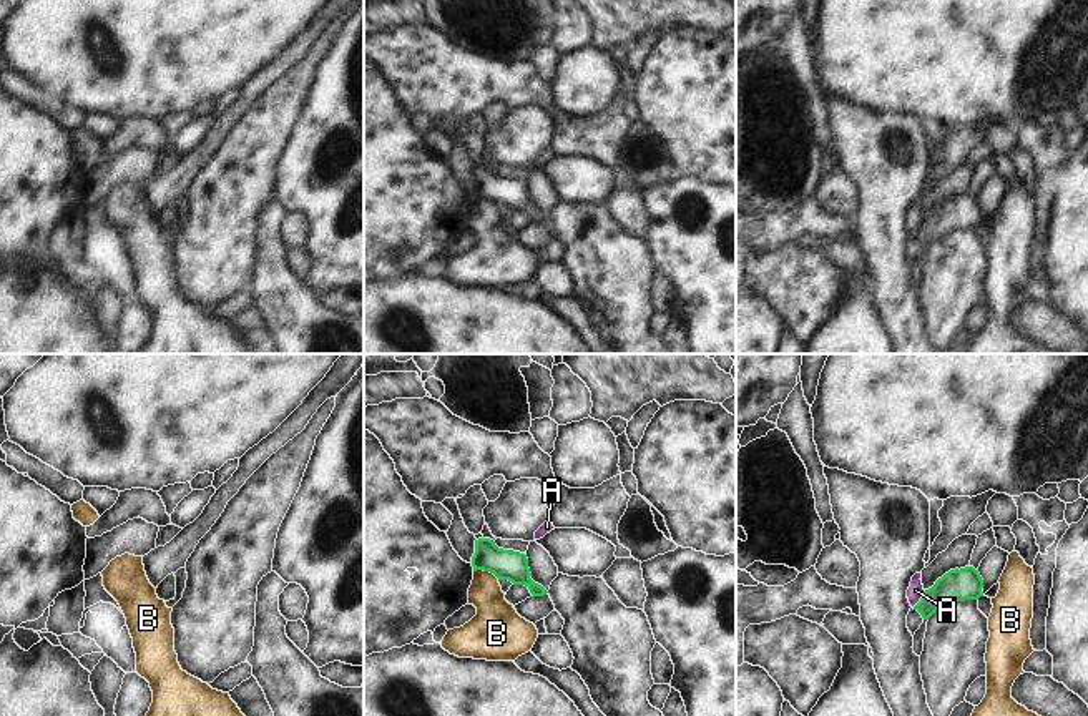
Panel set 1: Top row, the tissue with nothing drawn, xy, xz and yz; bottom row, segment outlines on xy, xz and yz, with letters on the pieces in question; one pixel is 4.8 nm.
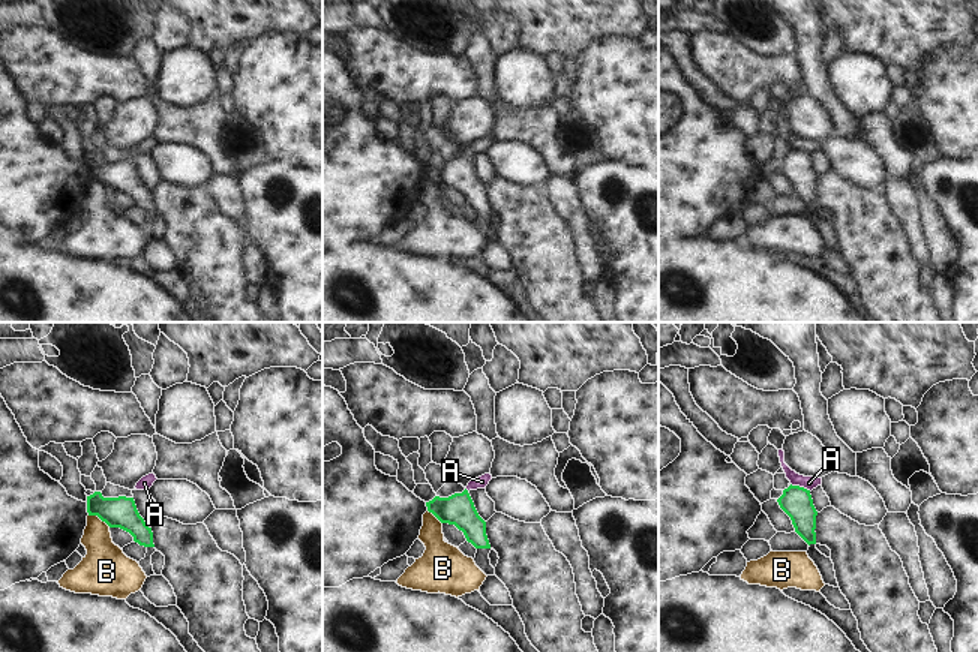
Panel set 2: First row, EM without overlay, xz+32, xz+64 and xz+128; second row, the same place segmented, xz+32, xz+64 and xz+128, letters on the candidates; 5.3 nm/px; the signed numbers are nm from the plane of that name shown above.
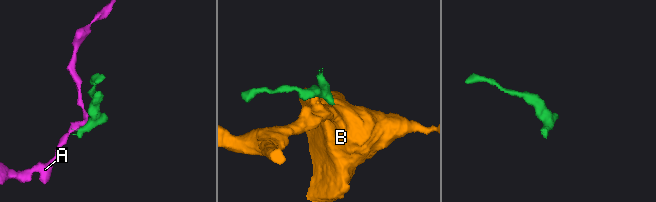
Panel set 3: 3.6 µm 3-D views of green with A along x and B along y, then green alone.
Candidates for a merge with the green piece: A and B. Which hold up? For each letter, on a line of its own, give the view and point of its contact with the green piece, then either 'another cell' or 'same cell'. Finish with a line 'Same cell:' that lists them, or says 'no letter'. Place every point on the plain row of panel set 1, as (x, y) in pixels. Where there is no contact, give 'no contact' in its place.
A: yz (921, 226) | another cell
B: xz (487, 198) | another cell
Same cell: no letter

